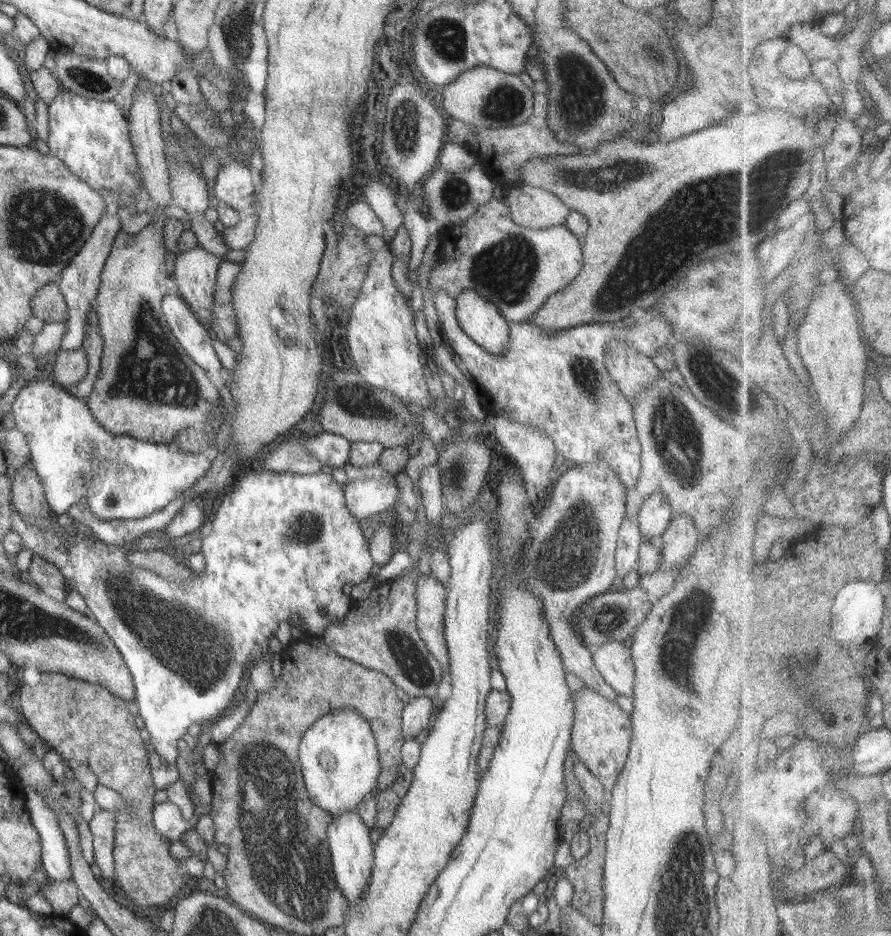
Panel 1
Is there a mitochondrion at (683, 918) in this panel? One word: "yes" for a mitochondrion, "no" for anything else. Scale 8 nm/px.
yes

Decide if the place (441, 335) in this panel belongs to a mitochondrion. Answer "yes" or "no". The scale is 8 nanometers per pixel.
no

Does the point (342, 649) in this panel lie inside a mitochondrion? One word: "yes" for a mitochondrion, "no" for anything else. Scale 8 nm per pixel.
no

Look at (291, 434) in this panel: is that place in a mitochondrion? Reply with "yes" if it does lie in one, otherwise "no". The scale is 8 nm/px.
no

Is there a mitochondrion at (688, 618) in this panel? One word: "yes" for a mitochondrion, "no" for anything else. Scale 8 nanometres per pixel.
yes

